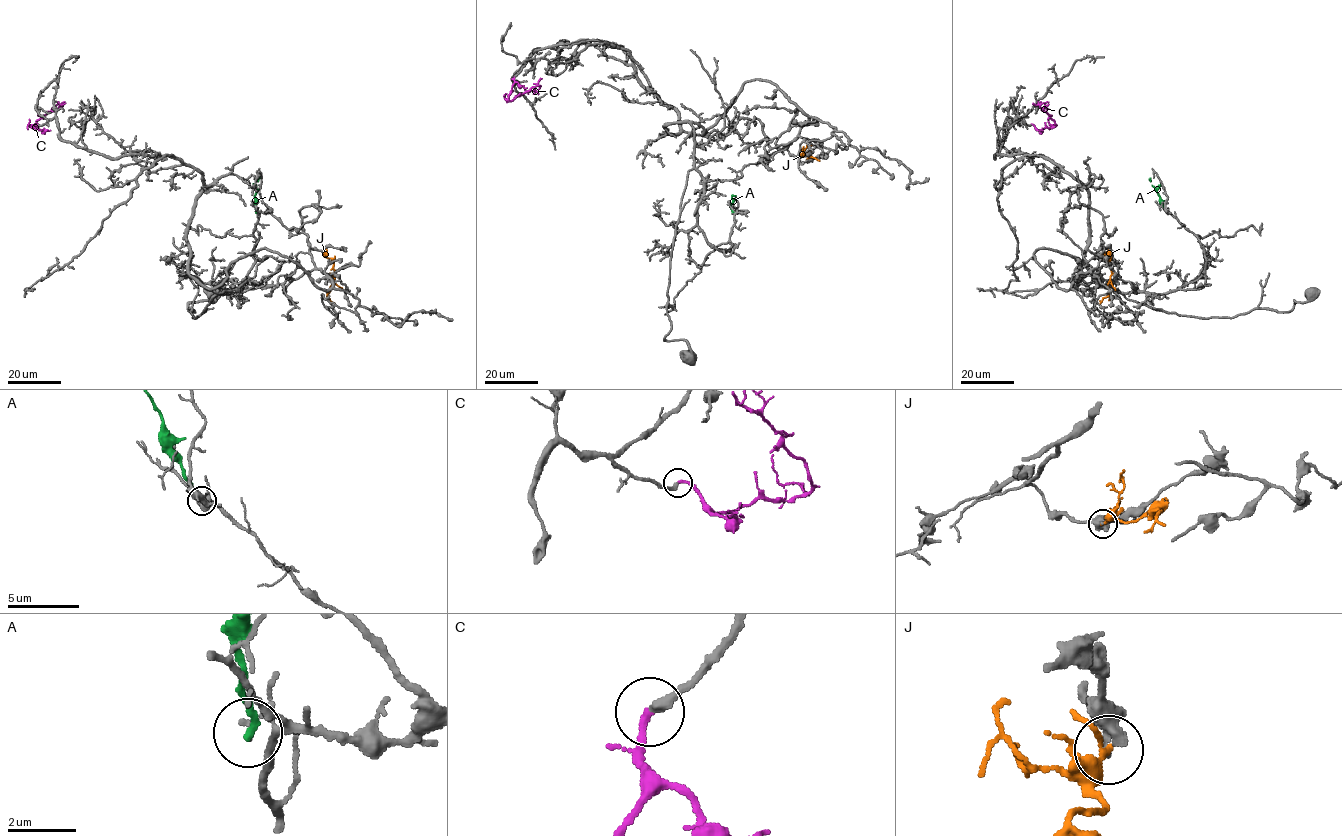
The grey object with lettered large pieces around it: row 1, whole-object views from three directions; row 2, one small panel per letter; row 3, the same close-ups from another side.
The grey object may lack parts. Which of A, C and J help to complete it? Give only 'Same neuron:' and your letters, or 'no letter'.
Same neuron: C

